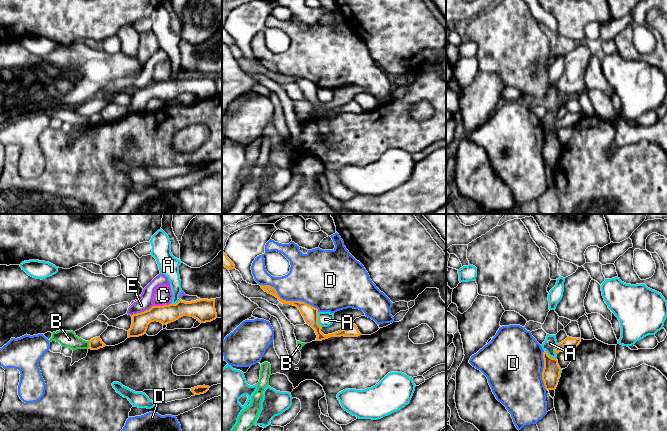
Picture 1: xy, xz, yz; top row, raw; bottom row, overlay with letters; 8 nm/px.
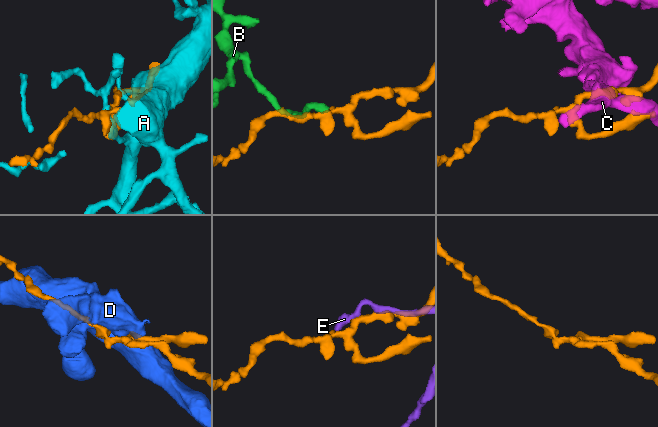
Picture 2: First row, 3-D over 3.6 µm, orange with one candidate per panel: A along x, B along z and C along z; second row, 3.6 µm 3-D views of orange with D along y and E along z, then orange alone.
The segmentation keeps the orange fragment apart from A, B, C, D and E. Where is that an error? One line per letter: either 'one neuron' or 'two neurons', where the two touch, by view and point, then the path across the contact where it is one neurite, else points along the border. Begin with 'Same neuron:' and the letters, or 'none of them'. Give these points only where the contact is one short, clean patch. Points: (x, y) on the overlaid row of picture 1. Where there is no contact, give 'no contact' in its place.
Same neuron: none of them
A: two neurons; meets orange in xz at (317, 320)
B: two neurons; meets orange in xy at (89, 345); border along xy (89, 341), (87, 348)
C: two neurons; meets orange in xy at (161, 306); border along xy (170, 303), (153, 306)
D: two neurons; meets orange in xz at (278, 295)
E: two neurons; meets orange in xy at (141, 312)

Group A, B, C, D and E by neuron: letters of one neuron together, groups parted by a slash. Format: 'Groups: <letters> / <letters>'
Groups: A / B / C / D / E

